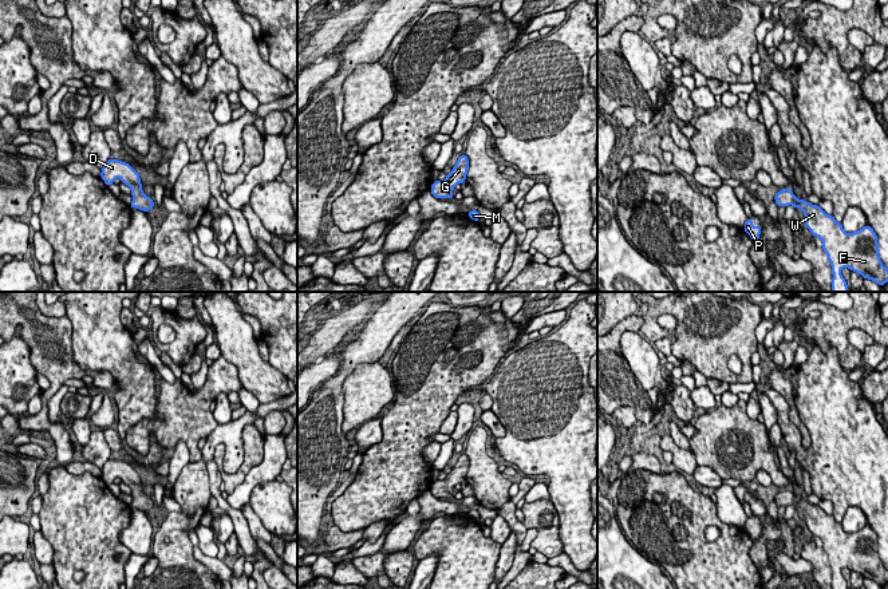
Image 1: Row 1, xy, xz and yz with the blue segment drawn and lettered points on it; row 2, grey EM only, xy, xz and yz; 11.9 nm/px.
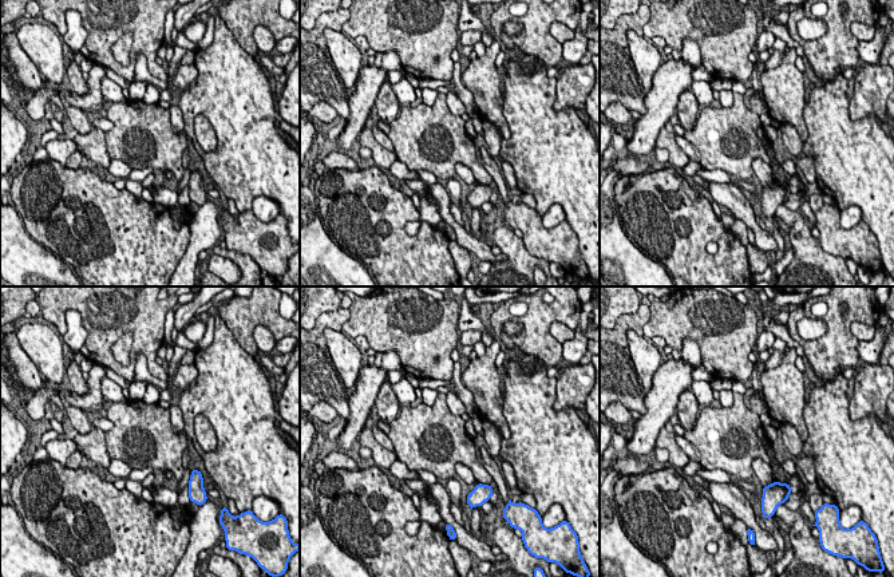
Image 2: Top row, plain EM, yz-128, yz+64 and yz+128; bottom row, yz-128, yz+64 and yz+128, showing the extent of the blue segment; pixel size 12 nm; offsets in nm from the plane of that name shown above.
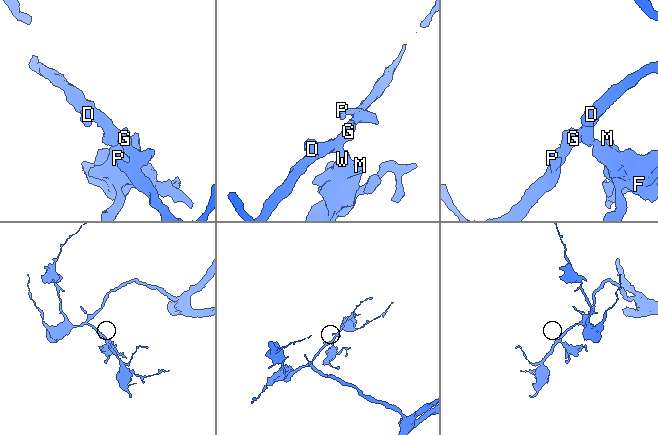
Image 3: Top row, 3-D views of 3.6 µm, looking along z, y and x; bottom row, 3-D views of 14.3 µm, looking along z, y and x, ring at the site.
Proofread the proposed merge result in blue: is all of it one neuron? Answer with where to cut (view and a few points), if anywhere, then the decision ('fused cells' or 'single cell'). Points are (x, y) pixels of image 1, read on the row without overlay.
no cut; single cell

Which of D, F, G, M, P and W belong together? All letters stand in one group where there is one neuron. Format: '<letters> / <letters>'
D F G M P W

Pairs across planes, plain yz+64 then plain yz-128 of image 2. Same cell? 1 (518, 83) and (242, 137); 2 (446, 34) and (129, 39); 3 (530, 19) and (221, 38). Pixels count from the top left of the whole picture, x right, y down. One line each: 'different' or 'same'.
1: same
2: different
3: different

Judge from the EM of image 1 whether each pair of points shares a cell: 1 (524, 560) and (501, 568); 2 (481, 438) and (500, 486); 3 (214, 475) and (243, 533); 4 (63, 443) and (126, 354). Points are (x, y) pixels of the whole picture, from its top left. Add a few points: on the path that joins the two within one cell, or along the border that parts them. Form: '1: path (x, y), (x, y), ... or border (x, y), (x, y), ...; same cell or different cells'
1: border (517, 548), (513, 564), (504, 574); different cells
2: path (480, 450), (481, 467), (488, 474); same cell
3: path (214, 490), (221, 502), (237, 518); same cell
4: border (81, 367), (107, 371), (114, 384); different cells

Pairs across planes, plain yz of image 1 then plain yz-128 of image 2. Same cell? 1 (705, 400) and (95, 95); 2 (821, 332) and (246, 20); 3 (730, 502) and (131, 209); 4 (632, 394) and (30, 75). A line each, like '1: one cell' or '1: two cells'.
1: two cells
2: one cell
3: two cells
4: one cell

